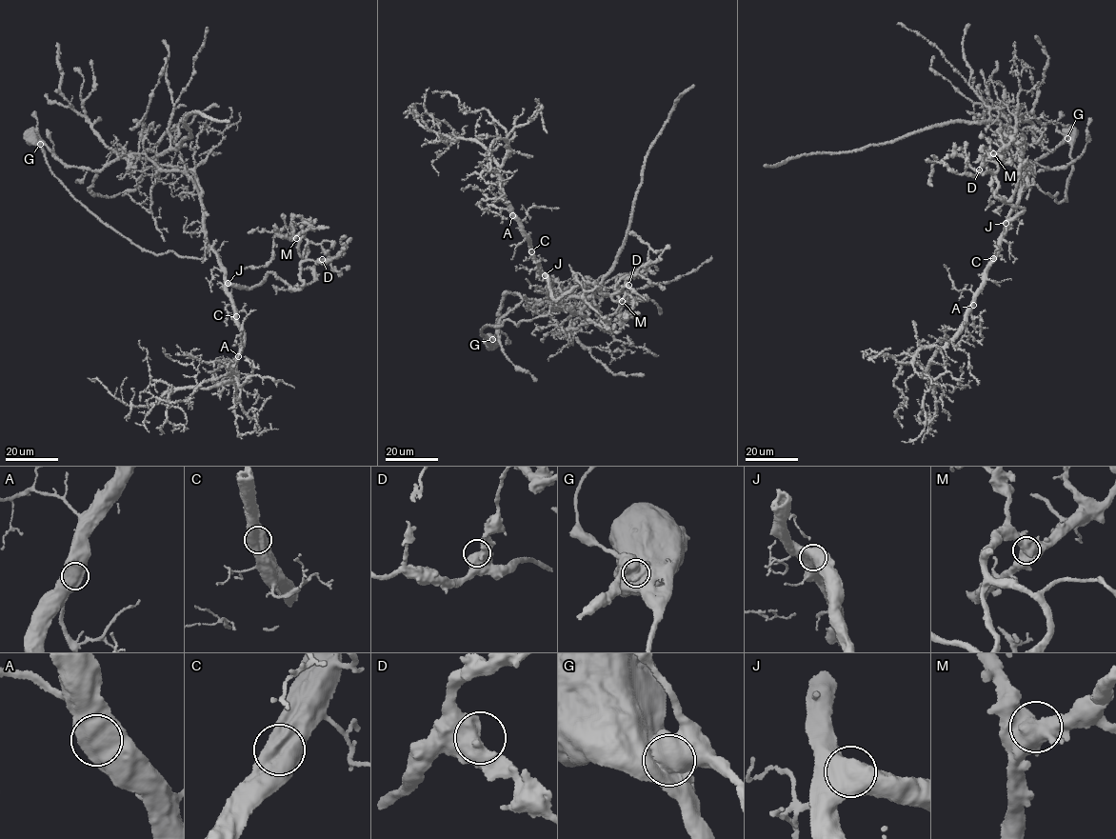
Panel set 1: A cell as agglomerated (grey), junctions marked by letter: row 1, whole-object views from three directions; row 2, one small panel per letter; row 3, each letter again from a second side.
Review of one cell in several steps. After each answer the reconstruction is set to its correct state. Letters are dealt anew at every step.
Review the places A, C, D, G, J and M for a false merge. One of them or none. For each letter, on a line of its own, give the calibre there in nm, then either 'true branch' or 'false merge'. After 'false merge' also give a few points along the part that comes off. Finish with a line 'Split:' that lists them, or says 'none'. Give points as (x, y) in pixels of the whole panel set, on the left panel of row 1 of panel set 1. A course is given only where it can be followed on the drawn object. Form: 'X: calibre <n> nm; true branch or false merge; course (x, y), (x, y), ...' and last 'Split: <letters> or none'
A: calibre 750 nm; true branch
C: calibre 700 nm; true branch
D: calibre 700 nm; true branch
G: calibre 850 nm; false merge; course (40, 144), (68, 165), (97, 170), (176, 148), (190, 137), (183, 124), (194, 111), (229, 121)
J: calibre 650 nm; true branch
M: calibre 700 nm; true branch
Split: G

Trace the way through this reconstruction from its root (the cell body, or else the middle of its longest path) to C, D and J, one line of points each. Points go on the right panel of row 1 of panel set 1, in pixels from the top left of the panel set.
C: (1069, 132), (1073, 169), (1066, 199), (1058, 202), (1057, 192), (1052, 196), (1035, 185), (1024, 188), (993, 258)
D: (1069, 132), (1073, 169), (1061, 201), (1028, 186), (1006, 222), (1022, 209), (998, 198), (994, 174), (979, 169)
J: (1069, 132), (1073, 169), (1066, 199), (1058, 202), (1057, 192), (1052, 196), (1028, 186), (1006, 223)

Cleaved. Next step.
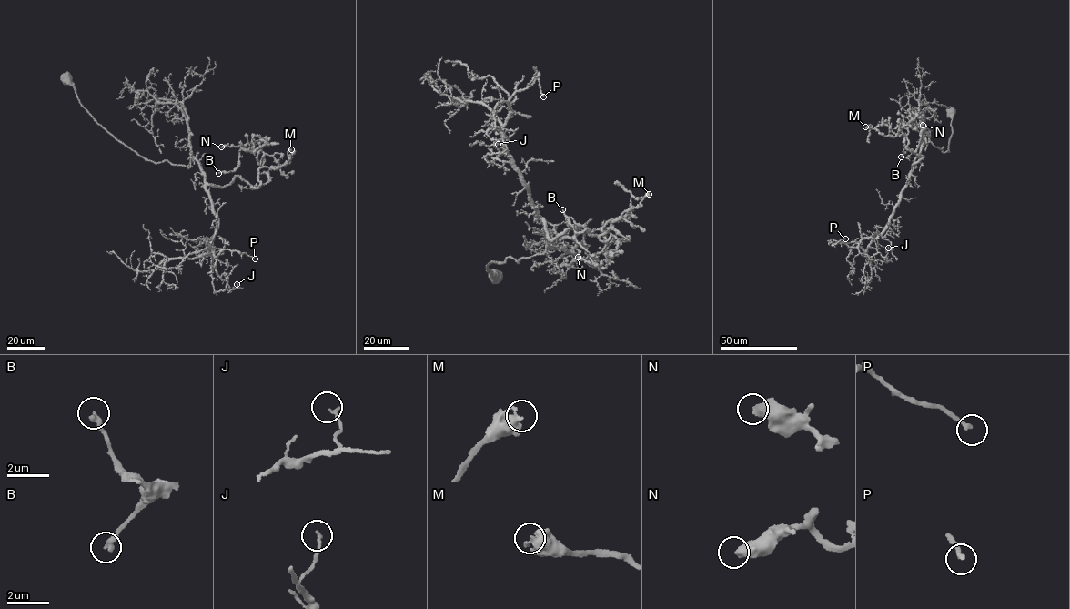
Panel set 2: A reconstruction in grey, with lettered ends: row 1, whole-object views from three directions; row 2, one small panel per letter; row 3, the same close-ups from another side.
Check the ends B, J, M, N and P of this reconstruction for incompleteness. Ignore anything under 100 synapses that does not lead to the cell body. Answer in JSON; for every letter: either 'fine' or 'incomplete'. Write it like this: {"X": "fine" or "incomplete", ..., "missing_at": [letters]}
{"B": "fine", "J": "fine", "M": "fine", "N": "fine", "P": "fine", "missing_at": []}

